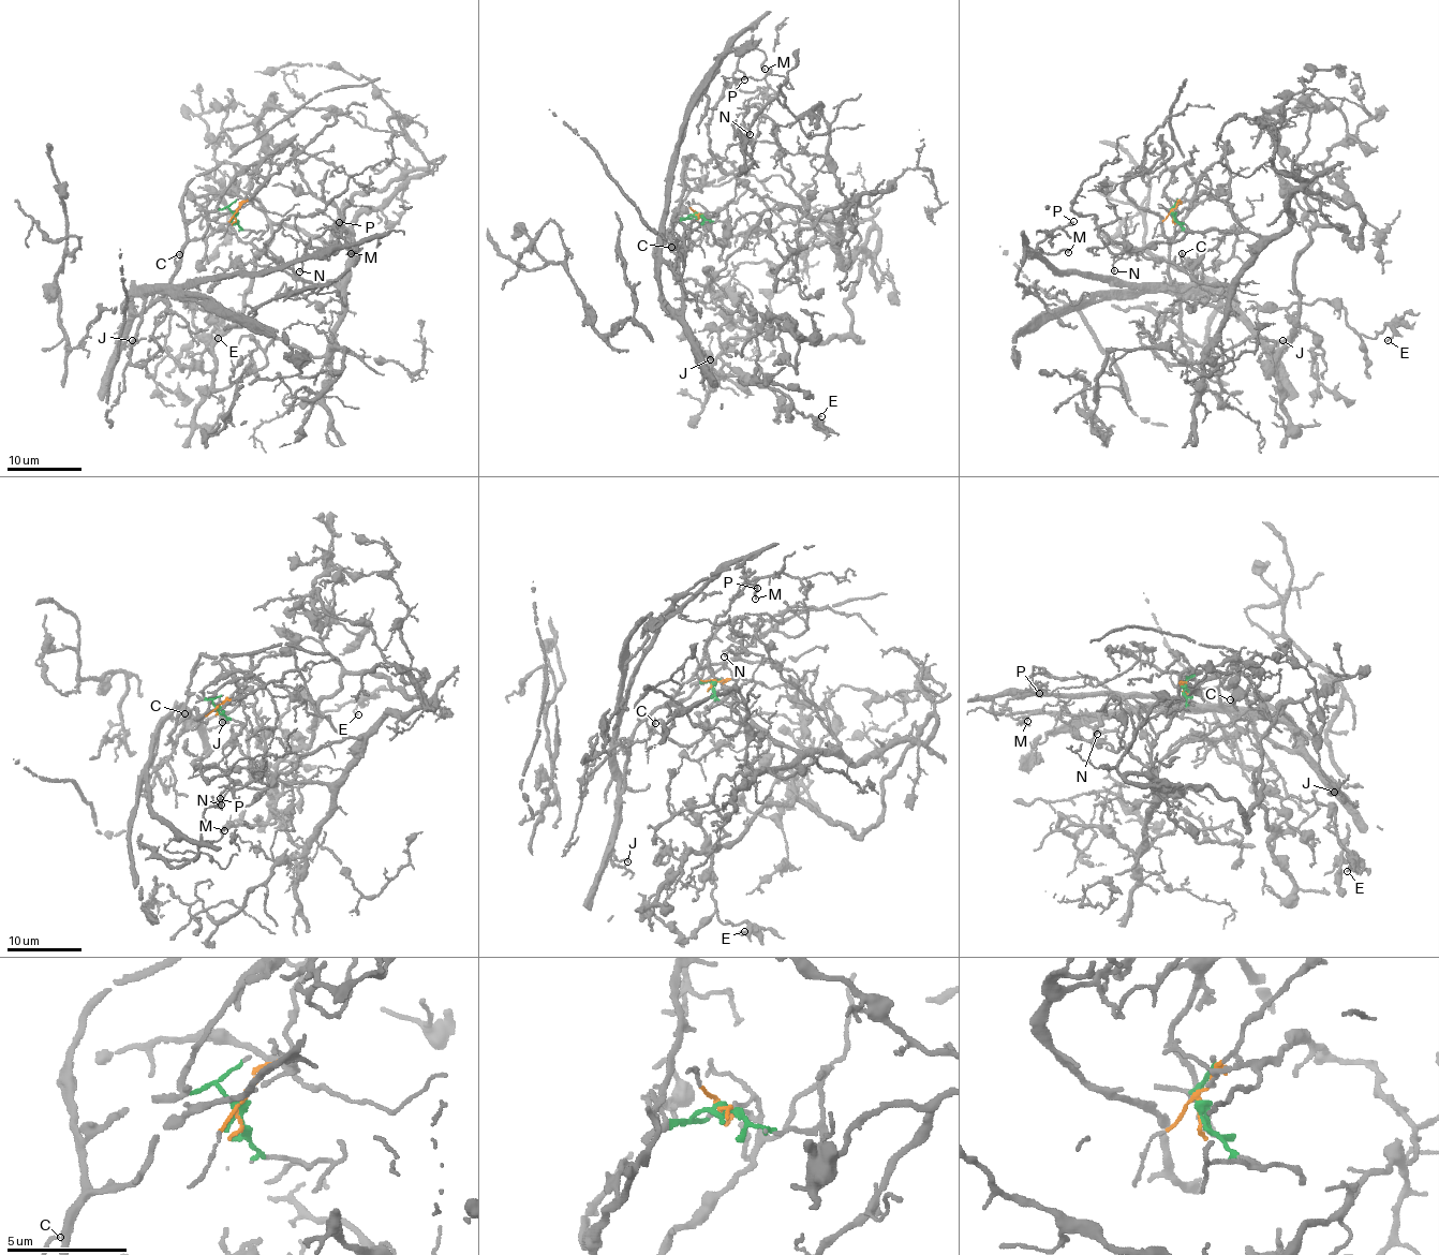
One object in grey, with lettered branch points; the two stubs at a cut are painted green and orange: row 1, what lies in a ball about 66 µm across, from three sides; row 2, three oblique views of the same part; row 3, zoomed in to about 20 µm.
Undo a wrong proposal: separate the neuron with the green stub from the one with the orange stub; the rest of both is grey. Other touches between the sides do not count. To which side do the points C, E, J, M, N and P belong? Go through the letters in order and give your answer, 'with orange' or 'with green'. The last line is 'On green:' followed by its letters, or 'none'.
C: with green
E: with orange
J: with green
M: with green
N: with orange
P: with green
On green: C, J, M, P

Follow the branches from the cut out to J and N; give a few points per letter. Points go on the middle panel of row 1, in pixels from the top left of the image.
J: (696, 215), (680, 218), (676, 209), (668, 234), (678, 254), (694, 345), (711, 359)
N: (696, 215), (703, 215), (710, 244), (783, 223), (815, 229), (774, 144), (750, 134)

